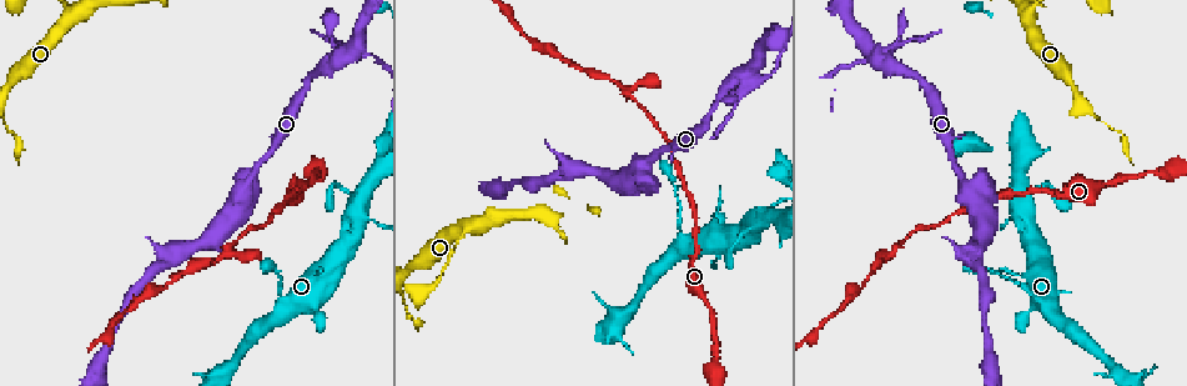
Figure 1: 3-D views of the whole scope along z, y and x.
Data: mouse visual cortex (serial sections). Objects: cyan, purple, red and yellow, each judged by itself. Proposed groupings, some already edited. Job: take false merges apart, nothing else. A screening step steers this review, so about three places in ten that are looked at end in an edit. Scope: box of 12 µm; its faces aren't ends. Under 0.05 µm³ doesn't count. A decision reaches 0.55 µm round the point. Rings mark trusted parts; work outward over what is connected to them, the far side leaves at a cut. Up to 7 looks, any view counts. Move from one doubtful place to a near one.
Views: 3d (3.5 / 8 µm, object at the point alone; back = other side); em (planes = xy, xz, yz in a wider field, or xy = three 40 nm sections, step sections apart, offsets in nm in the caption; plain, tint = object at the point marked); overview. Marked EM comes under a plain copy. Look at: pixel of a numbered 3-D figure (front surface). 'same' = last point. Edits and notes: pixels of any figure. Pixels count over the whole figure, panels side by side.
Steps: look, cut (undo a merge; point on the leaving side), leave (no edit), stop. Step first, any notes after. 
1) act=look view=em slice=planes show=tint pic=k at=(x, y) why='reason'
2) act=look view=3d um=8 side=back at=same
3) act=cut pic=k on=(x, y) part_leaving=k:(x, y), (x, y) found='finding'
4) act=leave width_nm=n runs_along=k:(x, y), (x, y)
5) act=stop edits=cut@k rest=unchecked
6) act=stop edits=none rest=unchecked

act=look view=3d um=3.5 pic=1 at=(769, 206) why='calibre changes'

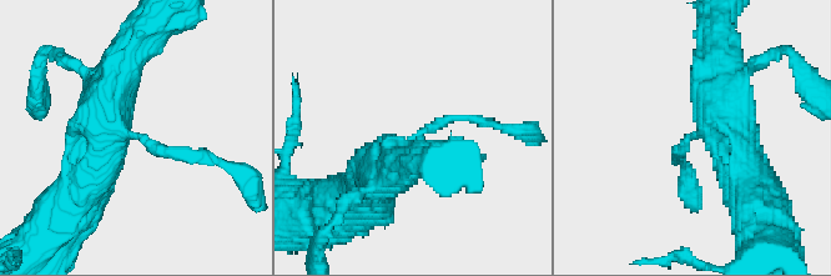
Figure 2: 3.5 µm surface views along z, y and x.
act=look view=em slice=xy step=2 show=tint pic=2 at=(692, 137) why='shape alone is not enough'

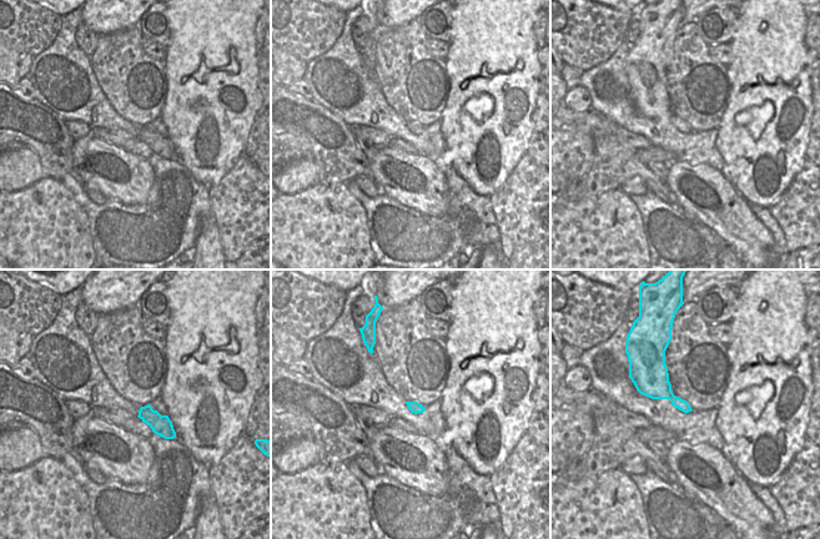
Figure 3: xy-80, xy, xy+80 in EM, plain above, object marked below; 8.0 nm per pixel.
act=look view=em slice=xy step=3 show=tint at=same

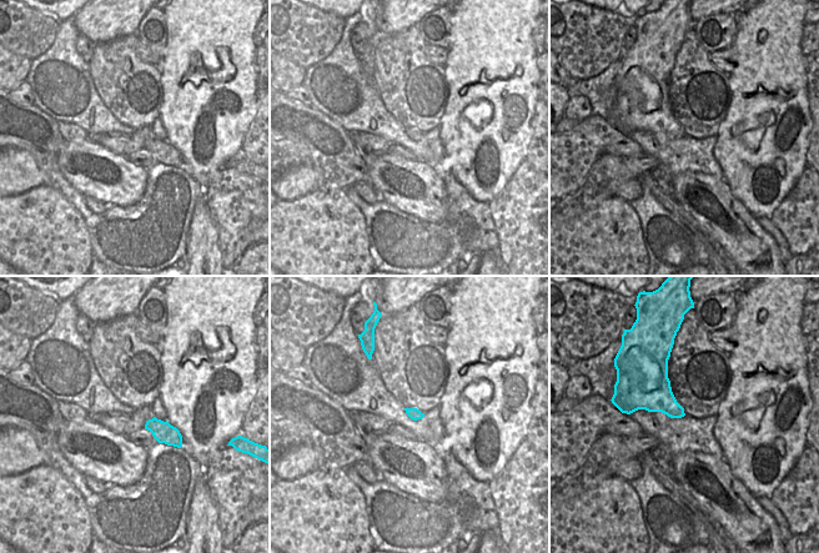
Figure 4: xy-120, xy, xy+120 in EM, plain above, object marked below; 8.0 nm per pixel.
act=leave width_nm=100 runs_along=2:(381, 189), (399, 147), (438, 123), (469, 116) found='one cell here'

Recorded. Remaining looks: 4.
act=look view=3d um=8 pic=1 at=(336, 185) why='sharp bend'

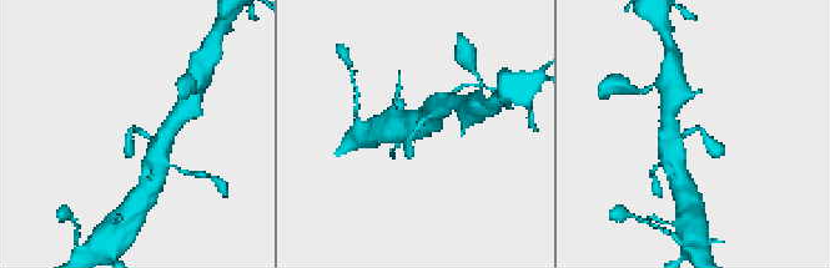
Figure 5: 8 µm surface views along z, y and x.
act=look view=em slice=xy step=2 show=tint pic=5 at=(131, 127) why='need the tissue'

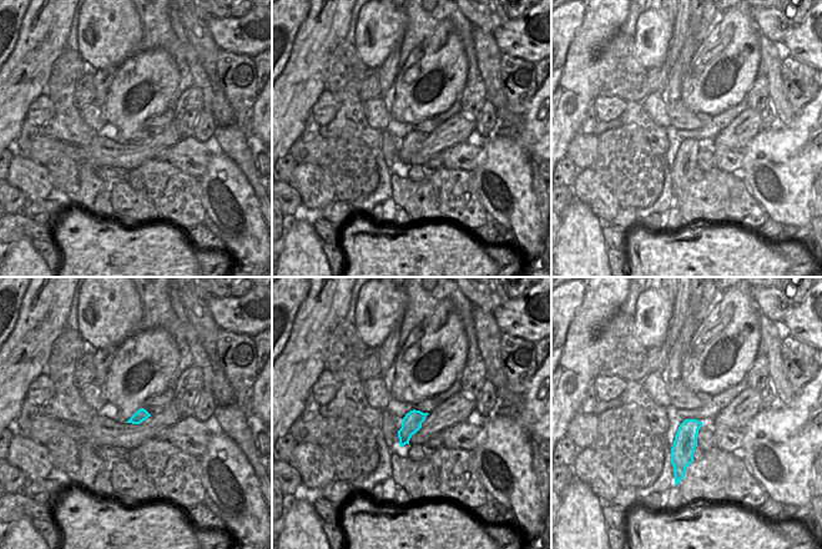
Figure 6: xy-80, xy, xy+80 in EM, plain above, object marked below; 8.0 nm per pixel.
act=leave runs_along=5:(442, 107), (419, 122), (410, 156) found='one cell here'

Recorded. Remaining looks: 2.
act=look view=3d um=3.5 pic=1 at=(896, 42) why='a narrow waist'

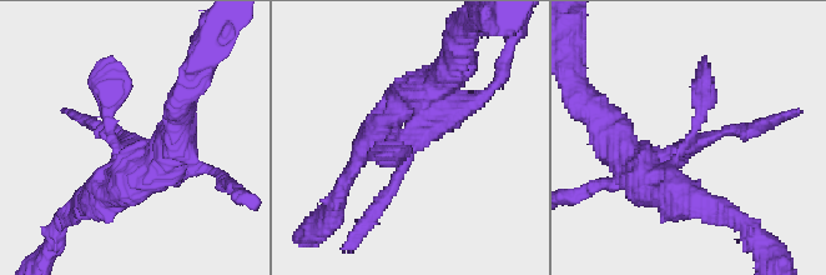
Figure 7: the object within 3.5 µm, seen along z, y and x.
act=look view=em slice=xy step=2 show=tint pic=7 at=(111, 135) why='need the tissue'

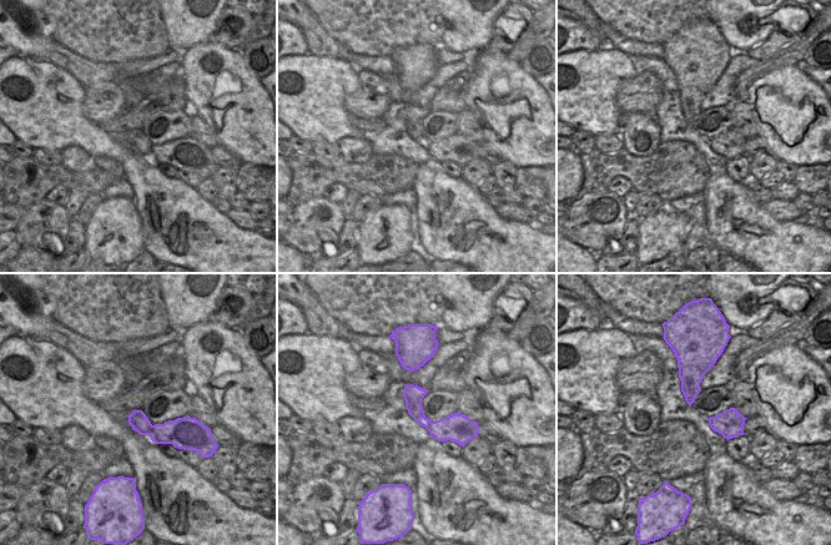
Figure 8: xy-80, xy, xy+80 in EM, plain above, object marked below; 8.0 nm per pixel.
act=cut pic=7 on=(393, 189) found='two cells meet here'

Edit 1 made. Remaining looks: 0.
act=stop edits=cut@7 rest=unchecked

